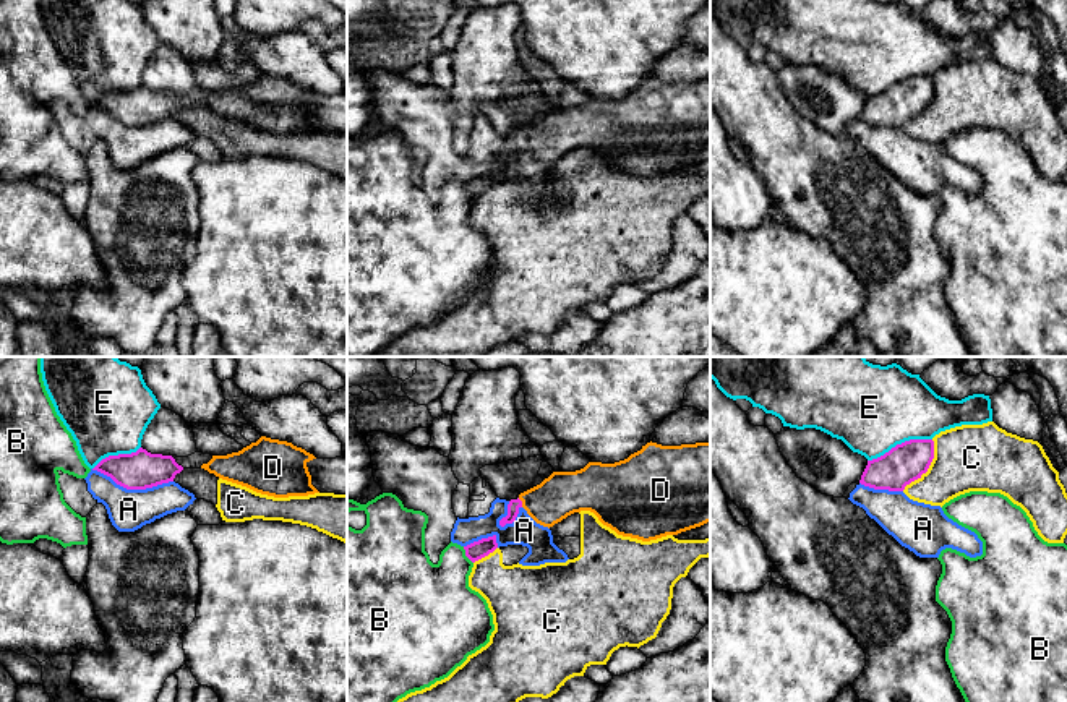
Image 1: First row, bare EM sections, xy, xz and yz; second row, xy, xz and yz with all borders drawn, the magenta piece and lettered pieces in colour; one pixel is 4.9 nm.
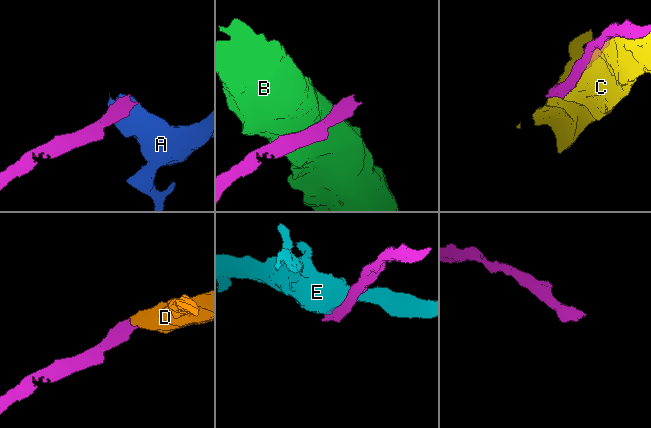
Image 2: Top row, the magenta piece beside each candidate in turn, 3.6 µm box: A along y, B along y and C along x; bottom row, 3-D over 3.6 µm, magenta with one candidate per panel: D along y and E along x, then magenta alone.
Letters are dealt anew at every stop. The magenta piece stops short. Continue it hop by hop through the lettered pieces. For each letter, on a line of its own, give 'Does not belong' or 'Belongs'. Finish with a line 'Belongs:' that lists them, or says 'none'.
A: Does not belong
B: Does not belong
C: Does not belong
D: Belongs
E: Does not belong
Belongs: D

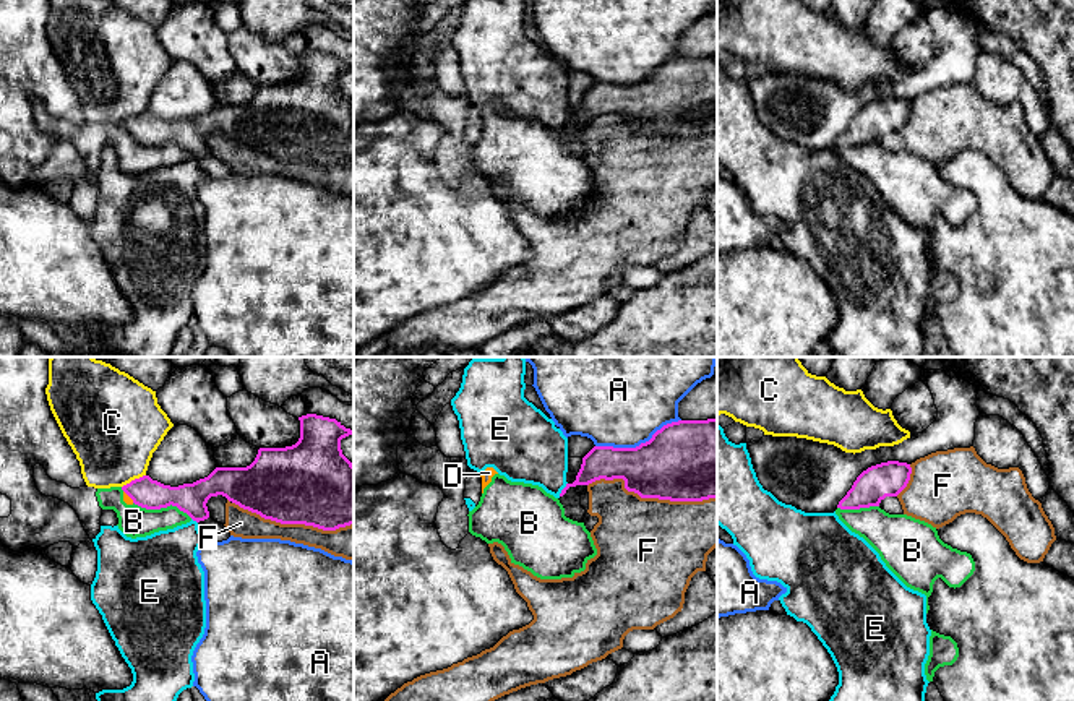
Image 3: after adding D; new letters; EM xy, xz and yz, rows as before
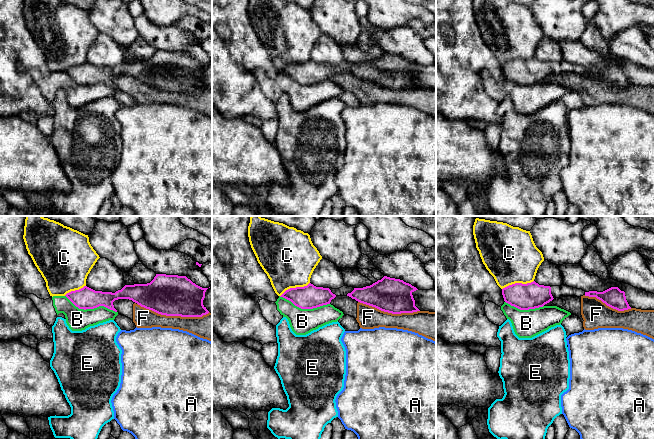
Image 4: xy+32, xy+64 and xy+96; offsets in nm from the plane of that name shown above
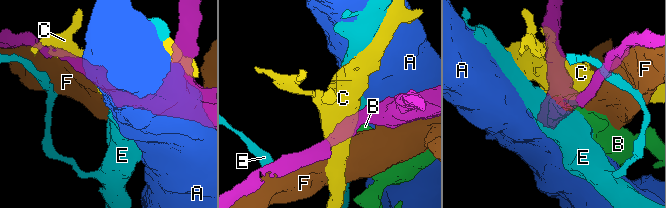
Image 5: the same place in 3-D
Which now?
A: Does not belong
B: Does not belong
C: Does not belong
D: Does not belong
E: Does not belong
F: Does not belong
Belongs: none

